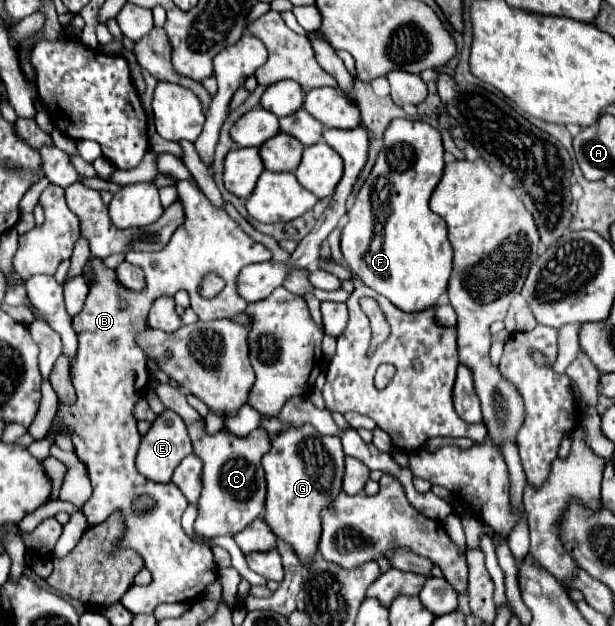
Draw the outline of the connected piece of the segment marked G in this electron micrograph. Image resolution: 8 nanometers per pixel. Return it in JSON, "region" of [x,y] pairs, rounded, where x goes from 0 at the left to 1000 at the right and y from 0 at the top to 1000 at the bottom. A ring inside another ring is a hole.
{"region":[[[507,679],[491,682],[465,682],[449,698],[442,698],[442,717],[426,730],[426,746],[433,752],[436,791],[433,791],[433,816],[429,832],[449,848],[449,855],[472,867],[491,896],[514,883],[517,858],[524,848],[520,816],[537,807],[537,800],[556,784],[556,756],[559,756],[559,720],[553,701],[546,695],[524,695]]]}

